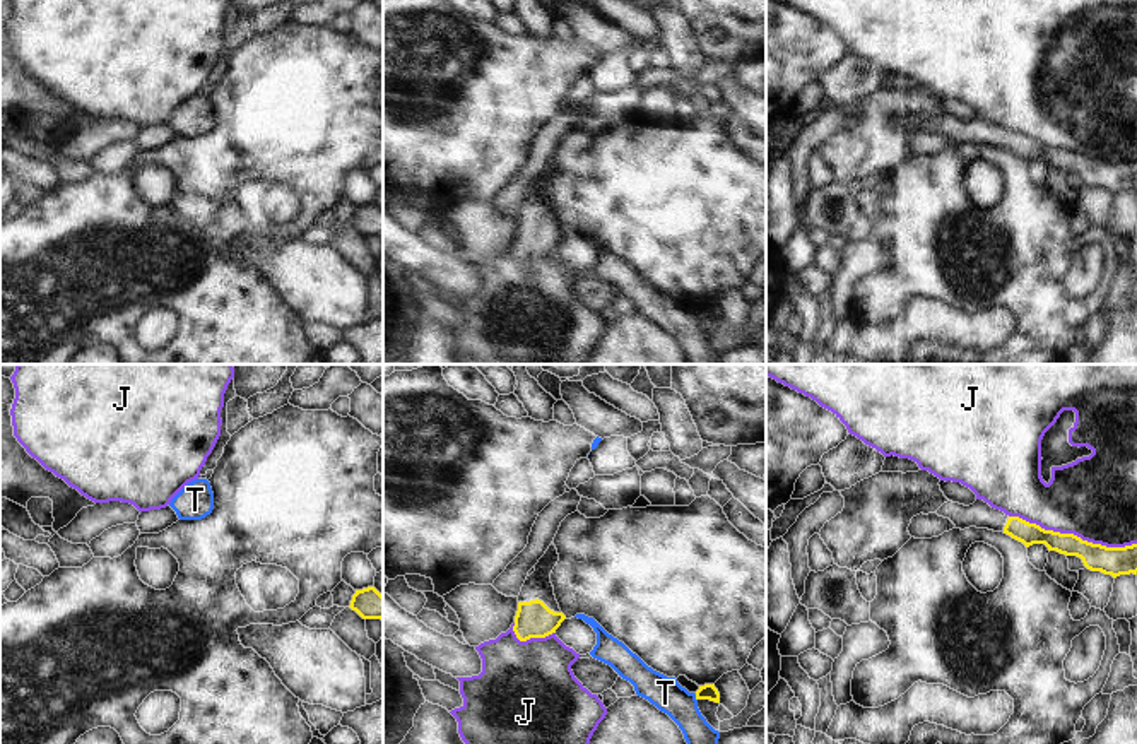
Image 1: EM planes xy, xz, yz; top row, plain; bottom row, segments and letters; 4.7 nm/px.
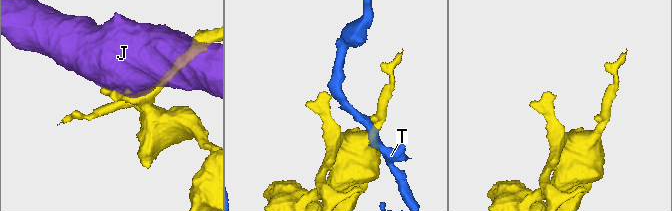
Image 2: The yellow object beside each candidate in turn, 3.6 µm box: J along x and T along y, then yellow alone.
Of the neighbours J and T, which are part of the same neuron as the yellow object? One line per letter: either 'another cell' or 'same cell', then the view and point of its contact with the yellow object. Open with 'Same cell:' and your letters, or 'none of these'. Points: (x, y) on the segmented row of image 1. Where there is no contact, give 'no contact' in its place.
Same cell: none of these
J: another cell | yz (1072, 534)
T: another cell | xz (696, 698)

